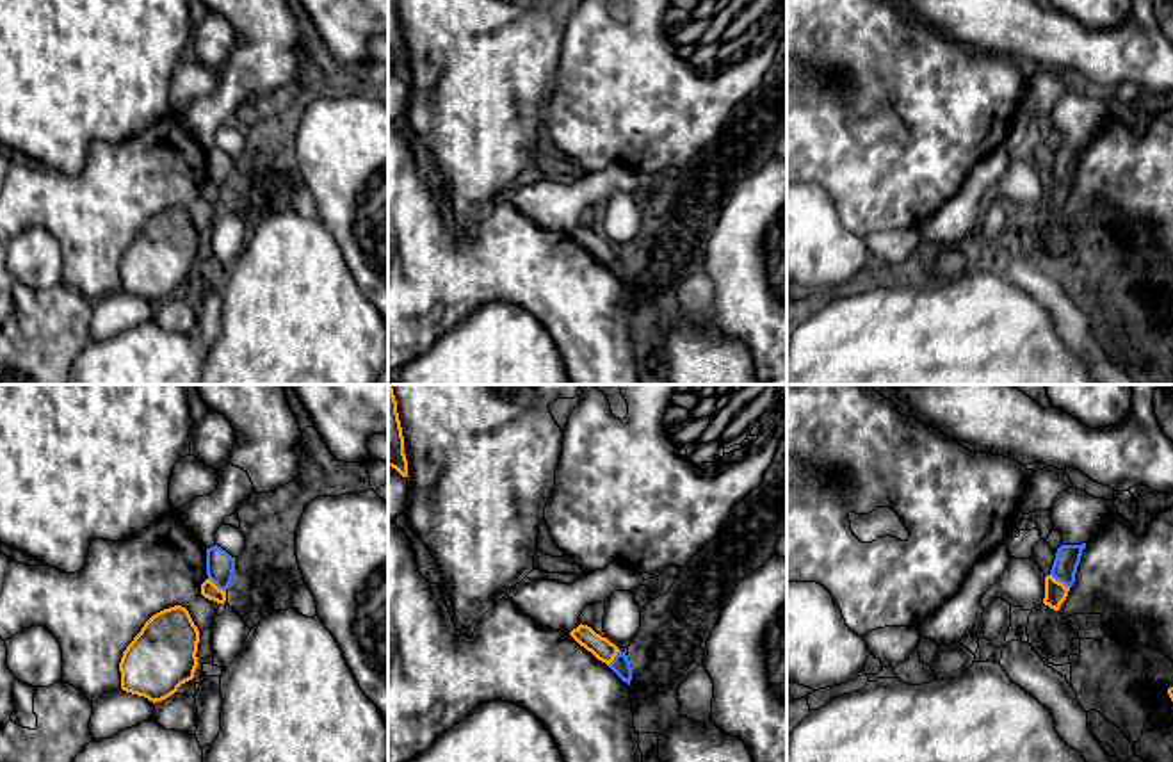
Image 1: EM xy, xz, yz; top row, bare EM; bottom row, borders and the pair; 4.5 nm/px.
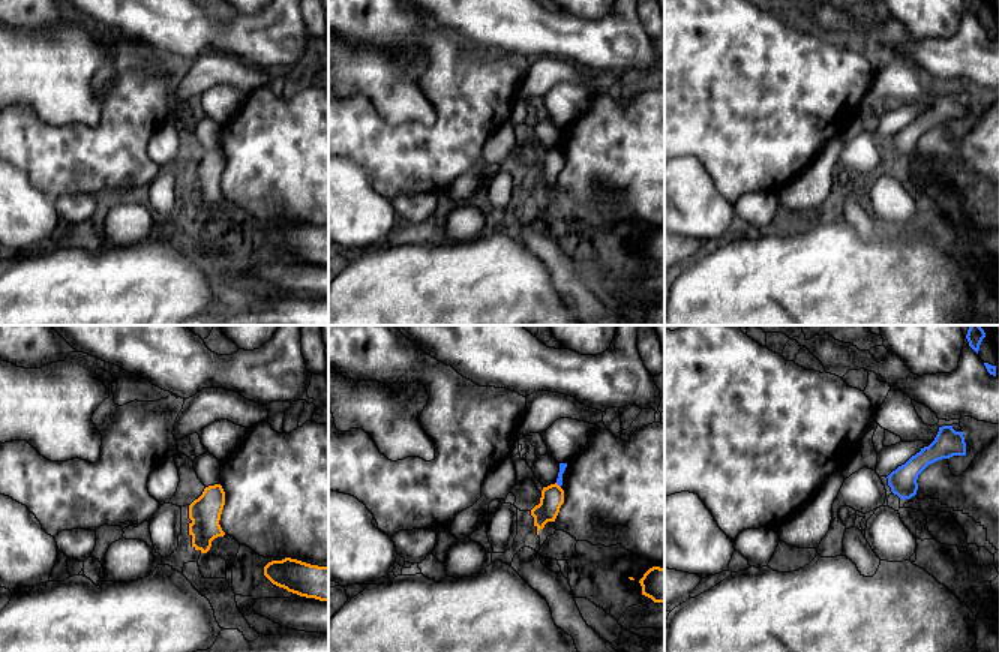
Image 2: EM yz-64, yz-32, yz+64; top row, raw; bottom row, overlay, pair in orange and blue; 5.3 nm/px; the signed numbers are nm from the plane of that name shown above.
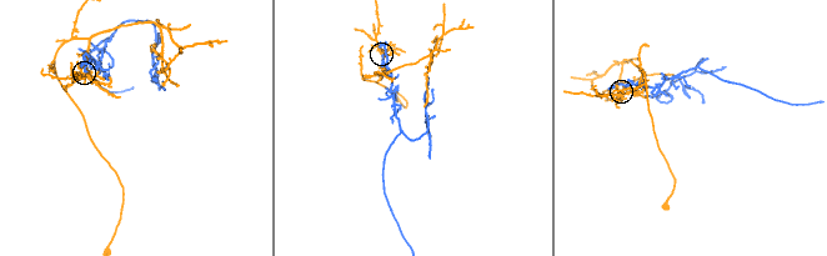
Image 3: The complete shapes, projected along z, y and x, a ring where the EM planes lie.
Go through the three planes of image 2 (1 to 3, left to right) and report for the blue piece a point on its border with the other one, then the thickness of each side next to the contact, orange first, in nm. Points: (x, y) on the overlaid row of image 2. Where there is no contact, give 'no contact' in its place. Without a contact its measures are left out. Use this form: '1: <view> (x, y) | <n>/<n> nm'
1: no contact
2: yz-32 (558, 486) | 130/40 nm
3: no contact

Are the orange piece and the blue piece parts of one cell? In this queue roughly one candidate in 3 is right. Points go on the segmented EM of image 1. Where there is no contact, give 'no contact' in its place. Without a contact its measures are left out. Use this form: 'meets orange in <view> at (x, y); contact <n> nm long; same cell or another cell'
meets orange in yz at (1058, 581); contact 110 nm long; another cell

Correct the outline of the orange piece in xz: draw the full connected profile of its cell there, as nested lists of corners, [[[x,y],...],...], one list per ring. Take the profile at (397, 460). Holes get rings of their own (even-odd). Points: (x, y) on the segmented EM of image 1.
[[[388,385],[388,466],[395,468],[402,477],[408,477],[404,436],[392,385]]]

